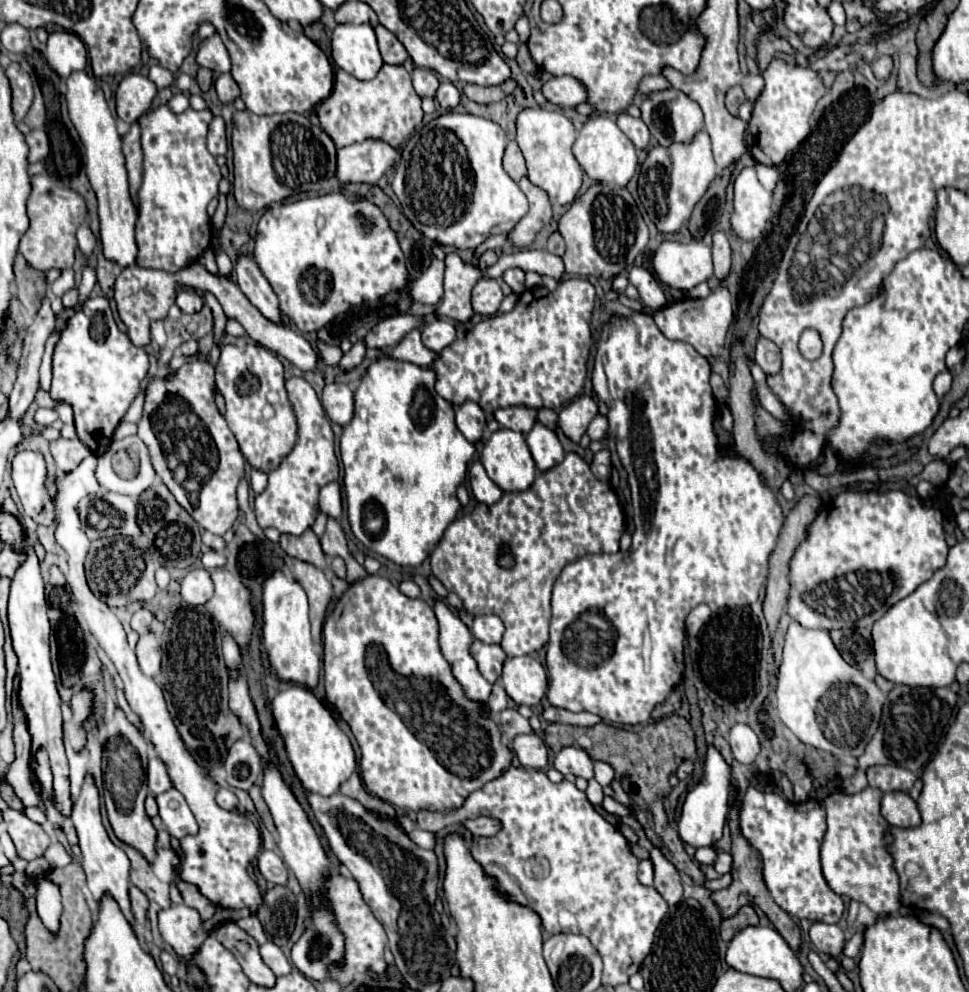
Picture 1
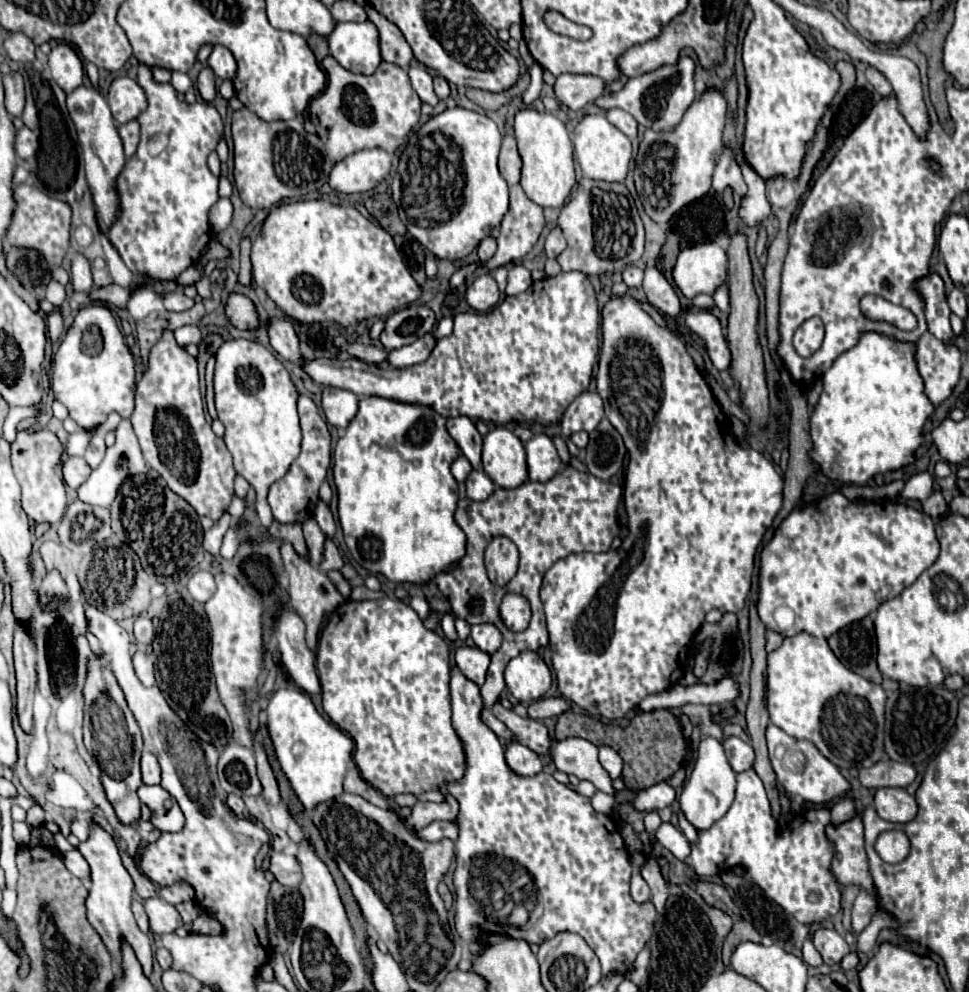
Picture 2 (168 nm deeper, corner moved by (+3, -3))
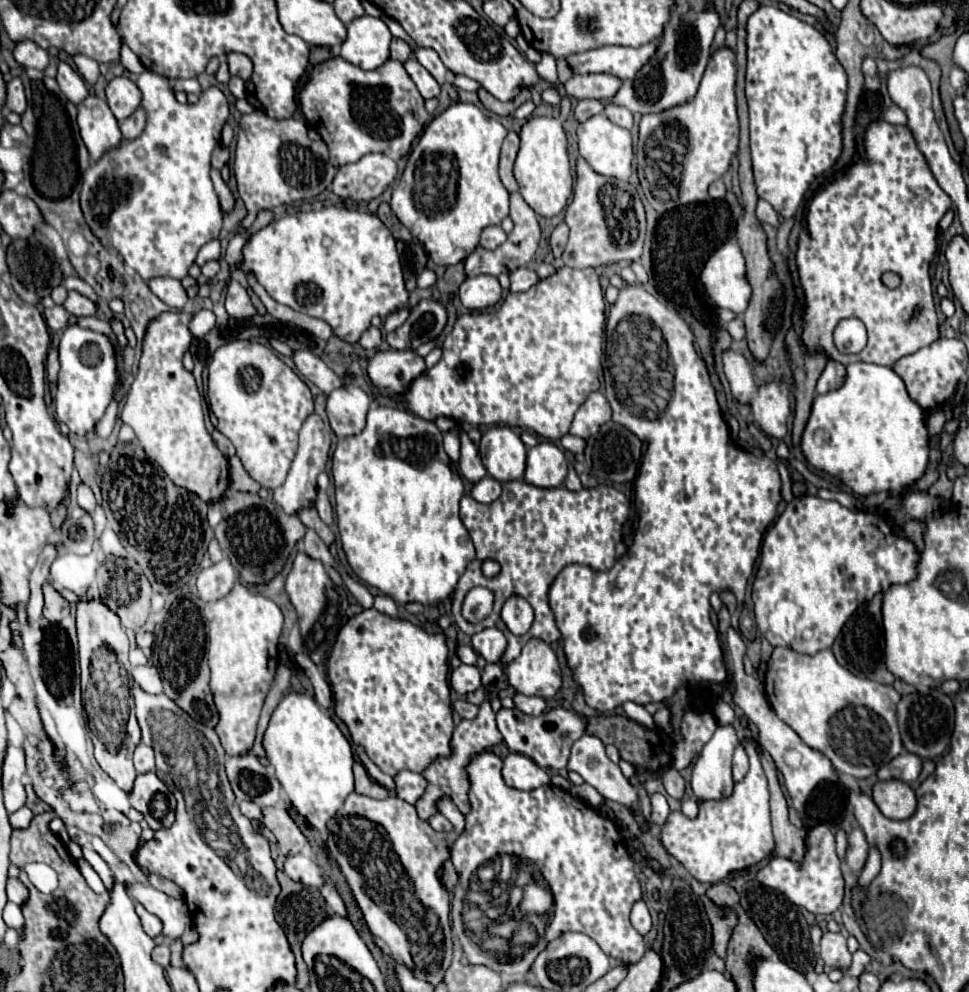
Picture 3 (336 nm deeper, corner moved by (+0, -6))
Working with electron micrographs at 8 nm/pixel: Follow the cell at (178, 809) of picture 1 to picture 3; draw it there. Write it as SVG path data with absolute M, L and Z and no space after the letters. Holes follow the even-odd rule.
M155 772L137 774L129 802L143 814L151 830L167 828L175 820L175 800L169 788L157 778Z

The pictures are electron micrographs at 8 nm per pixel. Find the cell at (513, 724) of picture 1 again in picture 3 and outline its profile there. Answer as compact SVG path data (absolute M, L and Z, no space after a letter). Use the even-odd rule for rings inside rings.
M455 700L453 702L453 710L461 716L461 718L467 718L467 720L471 720L471 718L475 718L477 716L477 706L475 704L471 704L471 702L467 702L467 700Z

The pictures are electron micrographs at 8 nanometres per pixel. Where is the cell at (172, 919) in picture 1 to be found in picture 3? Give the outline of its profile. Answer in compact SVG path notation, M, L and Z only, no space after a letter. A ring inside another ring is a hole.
M135 882L131 884L131 894L155 916L163 920L163 934L169 938L179 938L187 924L191 924L191 914L183 900L175 900L151 884Z

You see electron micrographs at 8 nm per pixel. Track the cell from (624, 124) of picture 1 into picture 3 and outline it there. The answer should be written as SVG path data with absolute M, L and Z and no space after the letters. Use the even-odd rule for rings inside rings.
M607 102L605 104L605 116L611 122L615 122L617 126L623 126L623 128L631 128L633 126L633 114L625 106L617 106L613 102Z

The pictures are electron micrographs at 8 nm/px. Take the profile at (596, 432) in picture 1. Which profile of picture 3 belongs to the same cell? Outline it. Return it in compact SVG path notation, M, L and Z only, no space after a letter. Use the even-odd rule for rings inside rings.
M567 434L567 436L563 436L563 438L561 438L561 446L563 446L565 450L573 452L573 454L581 454L581 452L583 452L583 448L585 448L585 440L583 440L583 438L577 438L577 436Z

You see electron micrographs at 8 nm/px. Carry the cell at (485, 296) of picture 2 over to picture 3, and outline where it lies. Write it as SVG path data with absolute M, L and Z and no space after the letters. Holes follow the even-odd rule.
M473 276L465 278L465 282L459 286L459 298L461 304L469 310L483 310L489 306L495 306L501 300L501 286L495 276Z

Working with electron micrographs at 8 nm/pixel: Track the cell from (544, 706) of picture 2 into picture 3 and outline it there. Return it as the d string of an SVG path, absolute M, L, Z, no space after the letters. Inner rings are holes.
M515 694L513 696L513 702L515 702L515 708L519 708L521 712L525 714L531 714L531 716L539 716L545 712L547 704L543 698L535 698L535 696L525 696L525 694Z

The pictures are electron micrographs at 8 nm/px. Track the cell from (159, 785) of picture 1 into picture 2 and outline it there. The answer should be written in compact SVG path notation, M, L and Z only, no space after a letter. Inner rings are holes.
M148 751L142 753L142 781L146 785L160 785L160 765Z

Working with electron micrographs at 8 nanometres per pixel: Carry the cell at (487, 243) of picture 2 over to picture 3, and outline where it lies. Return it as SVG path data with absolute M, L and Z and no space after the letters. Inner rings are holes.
M489 226L483 230L481 234L481 246L487 248L487 250L493 250L497 248L499 244L503 244L507 240L507 234L503 232L501 226Z

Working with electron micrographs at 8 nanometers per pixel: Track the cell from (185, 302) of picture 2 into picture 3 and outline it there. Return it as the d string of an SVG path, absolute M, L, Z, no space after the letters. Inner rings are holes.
M153 278L153 280L147 280L147 286L169 308L181 310L189 302L187 292L185 292L185 288L181 286L179 280L173 280L173 278Z

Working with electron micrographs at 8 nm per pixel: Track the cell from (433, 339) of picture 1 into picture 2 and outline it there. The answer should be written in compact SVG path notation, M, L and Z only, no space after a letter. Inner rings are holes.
M426 333L426 337L420 337L418 341L402 347L402 349L394 349L388 355L388 363L392 367L410 367L410 365L418 365L422 361L426 361L432 353L436 345L436 339L432 333Z

